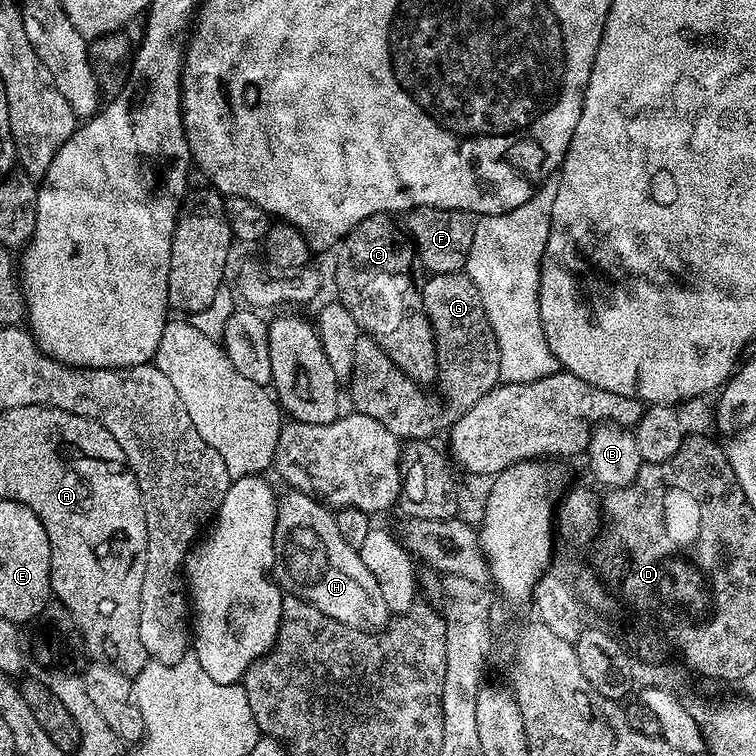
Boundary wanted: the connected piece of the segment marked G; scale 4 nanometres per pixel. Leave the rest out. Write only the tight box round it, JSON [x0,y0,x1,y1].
[351,272,501,442]

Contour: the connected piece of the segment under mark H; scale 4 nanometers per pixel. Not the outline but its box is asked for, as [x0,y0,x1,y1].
[271,490,390,634]

